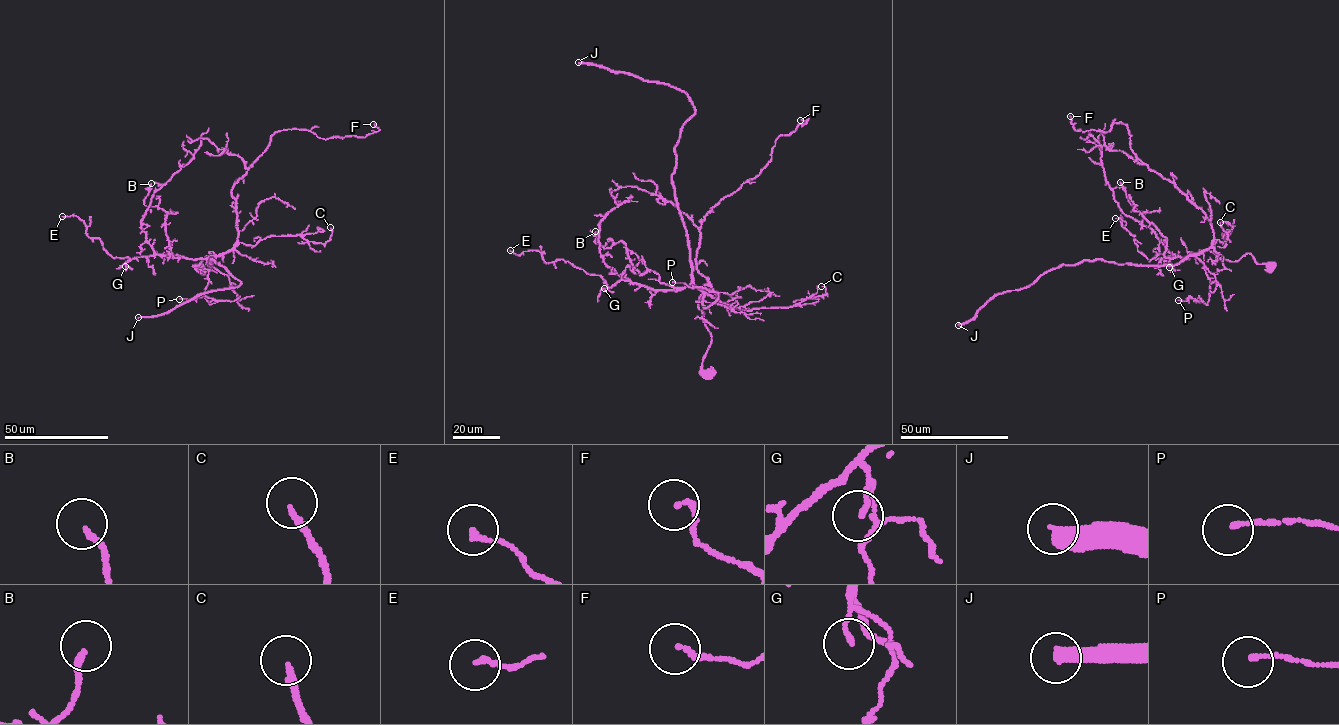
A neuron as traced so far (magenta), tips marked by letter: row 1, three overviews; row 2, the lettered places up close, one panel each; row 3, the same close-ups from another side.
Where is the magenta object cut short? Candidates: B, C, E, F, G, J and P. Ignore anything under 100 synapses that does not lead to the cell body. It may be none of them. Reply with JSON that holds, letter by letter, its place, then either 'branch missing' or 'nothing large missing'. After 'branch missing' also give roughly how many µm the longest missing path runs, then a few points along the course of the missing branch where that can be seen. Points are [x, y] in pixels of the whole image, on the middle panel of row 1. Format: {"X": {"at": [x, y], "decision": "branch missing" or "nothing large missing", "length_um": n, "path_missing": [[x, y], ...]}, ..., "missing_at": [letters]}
{"B": {"at": [595, 231], "decision": "nothing large missing"}, "C": {"at": [821, 286], "decision": "nothing large missing"}, "E": {"at": [510, 250], "decision": "nothing large missing"}, "F": {"at": [800, 120], "decision": "nothing large missing"}, "G": {"at": [604, 288], "decision": "nothing large missing"}, "J": {"at": [578, 62], "decision": "branch missing", "length_um": 100}, "P": {"at": [672, 282], "decision": "nothing large missing"}, "missing_at": ["J"]}

